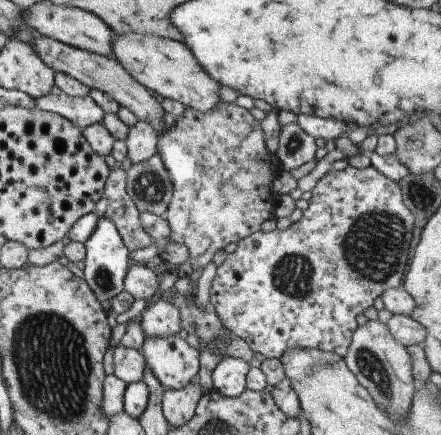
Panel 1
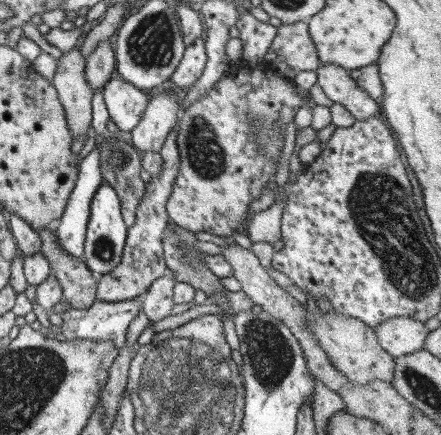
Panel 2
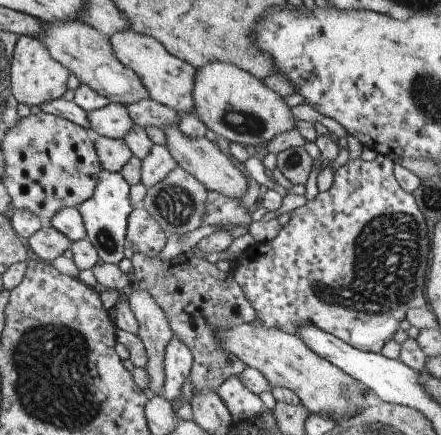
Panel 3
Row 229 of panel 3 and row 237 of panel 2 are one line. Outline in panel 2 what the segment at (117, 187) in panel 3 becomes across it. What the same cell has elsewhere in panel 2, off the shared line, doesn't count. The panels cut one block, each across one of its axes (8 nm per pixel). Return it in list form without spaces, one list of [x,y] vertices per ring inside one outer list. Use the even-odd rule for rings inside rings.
[[[103,180],[91,198],[89,218],[86,224],[85,241],[83,241],[82,262],[96,277],[107,274],[119,264],[125,244],[128,227],[122,220],[117,194]]]

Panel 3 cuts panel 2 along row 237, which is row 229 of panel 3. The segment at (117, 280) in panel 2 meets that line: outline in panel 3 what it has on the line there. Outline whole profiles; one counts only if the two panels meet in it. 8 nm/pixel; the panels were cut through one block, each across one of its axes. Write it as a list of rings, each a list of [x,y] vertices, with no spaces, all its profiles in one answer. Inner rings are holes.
[[[133,208],[127,217],[127,224],[124,236],[124,246],[127,254],[137,252],[137,254],[143,254],[143,256],[157,256],[161,251],[161,248],[165,245],[166,234],[161,230],[161,227],[144,208]]]

